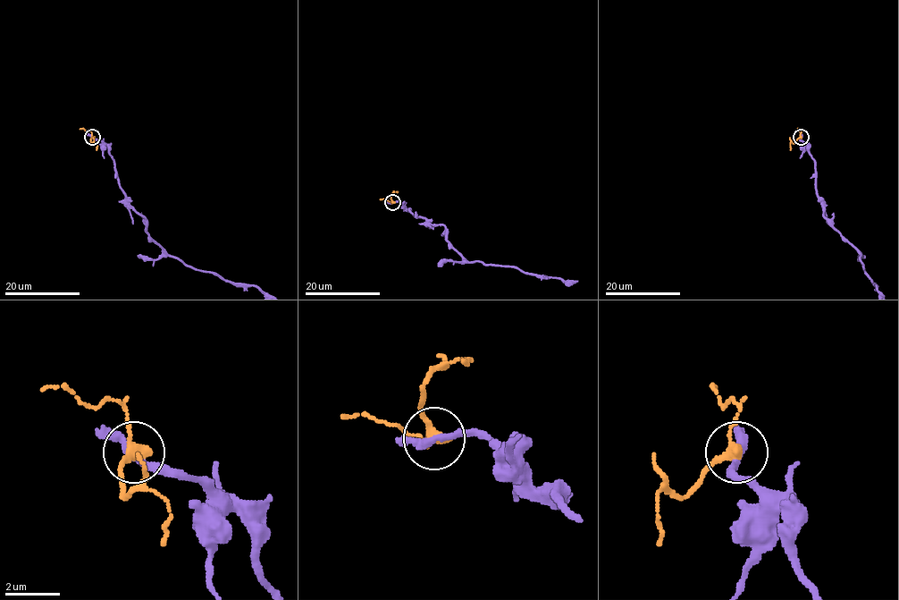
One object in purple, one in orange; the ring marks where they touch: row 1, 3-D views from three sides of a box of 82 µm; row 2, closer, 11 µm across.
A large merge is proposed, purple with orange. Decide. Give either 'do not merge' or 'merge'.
do not merge

